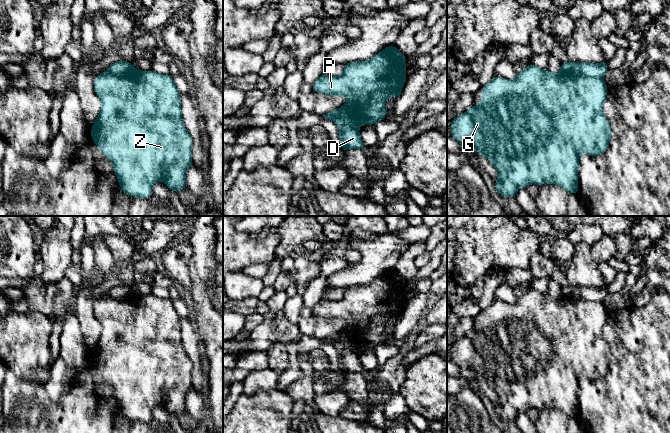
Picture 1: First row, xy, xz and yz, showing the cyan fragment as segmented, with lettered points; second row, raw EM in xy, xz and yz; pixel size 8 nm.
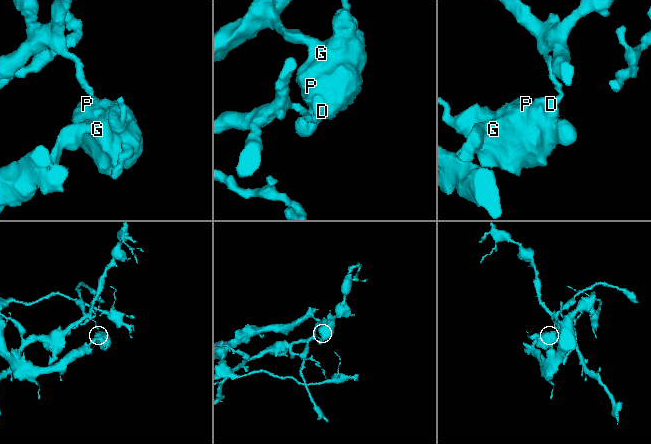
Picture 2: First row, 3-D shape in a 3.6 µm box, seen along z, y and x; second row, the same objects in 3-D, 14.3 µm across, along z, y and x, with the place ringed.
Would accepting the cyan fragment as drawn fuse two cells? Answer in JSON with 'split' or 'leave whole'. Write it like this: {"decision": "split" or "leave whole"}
{"decision": "split"}

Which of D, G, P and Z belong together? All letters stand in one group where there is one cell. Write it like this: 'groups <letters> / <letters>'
groups D / G P Z

